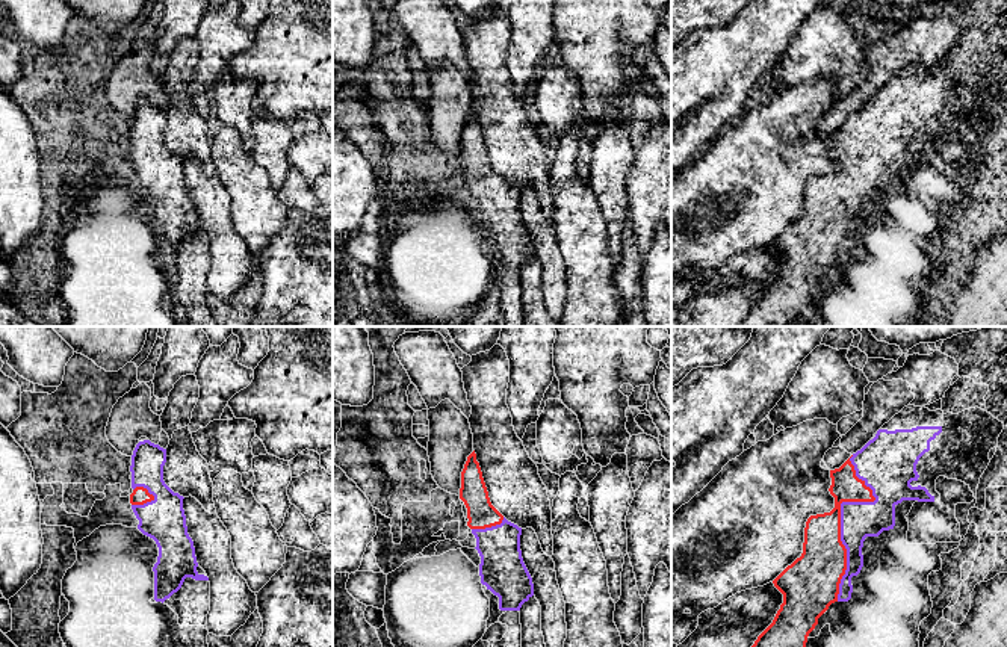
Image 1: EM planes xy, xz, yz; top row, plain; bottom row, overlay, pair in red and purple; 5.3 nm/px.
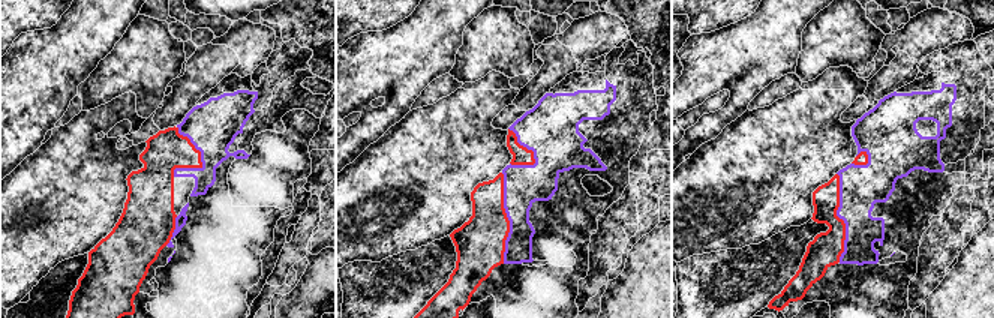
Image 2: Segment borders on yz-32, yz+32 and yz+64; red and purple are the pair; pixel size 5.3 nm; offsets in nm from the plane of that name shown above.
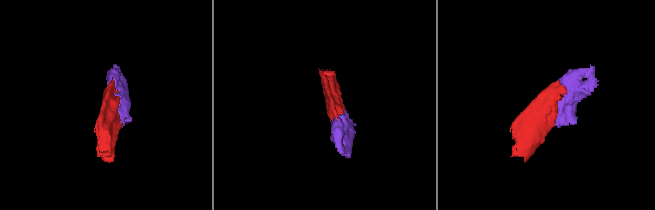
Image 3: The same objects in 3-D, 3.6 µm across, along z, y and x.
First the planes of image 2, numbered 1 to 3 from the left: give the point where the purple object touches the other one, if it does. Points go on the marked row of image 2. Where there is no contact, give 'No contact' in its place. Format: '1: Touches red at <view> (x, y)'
1: Touches red at yz-32 (200, 161)
2: Touches red at yz+32 (507, 218)
3: Touches red at yz+64 (838, 218)

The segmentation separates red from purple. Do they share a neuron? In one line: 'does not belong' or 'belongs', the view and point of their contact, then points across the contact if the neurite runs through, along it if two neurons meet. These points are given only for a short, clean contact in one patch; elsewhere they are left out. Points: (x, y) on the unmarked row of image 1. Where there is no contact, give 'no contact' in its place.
belongs | yz (839, 176)

